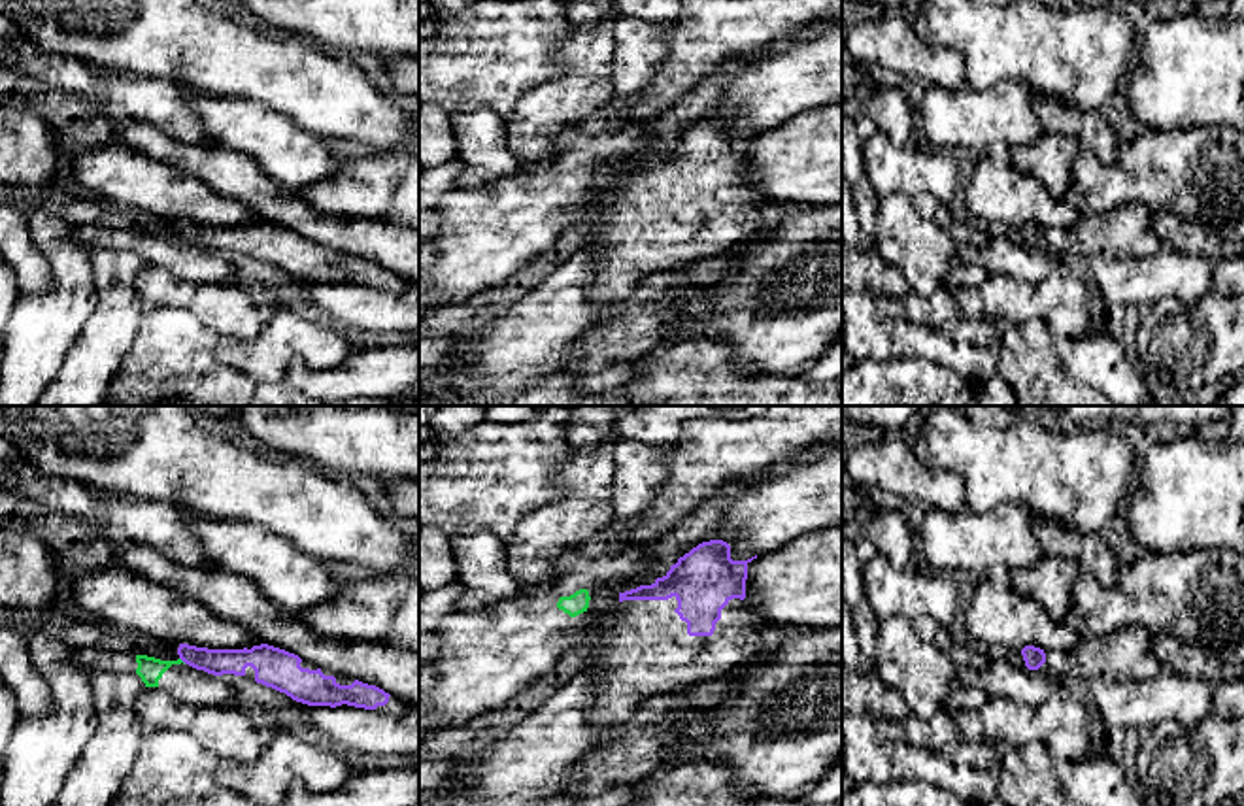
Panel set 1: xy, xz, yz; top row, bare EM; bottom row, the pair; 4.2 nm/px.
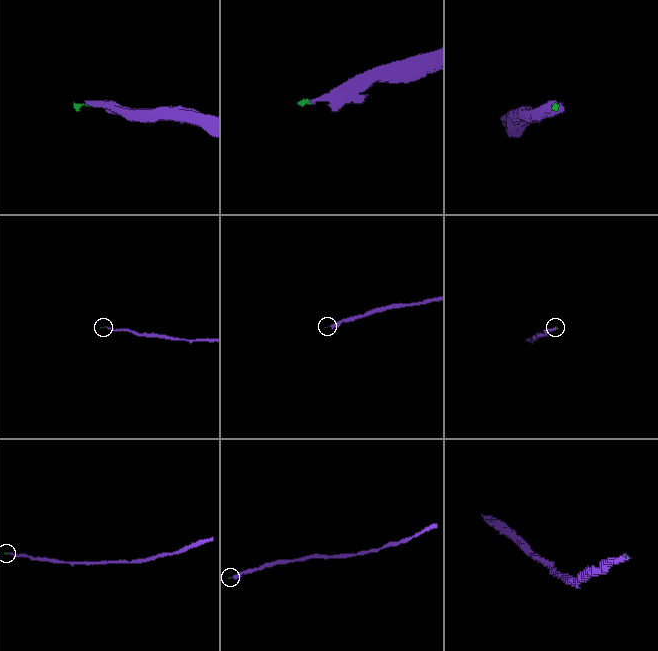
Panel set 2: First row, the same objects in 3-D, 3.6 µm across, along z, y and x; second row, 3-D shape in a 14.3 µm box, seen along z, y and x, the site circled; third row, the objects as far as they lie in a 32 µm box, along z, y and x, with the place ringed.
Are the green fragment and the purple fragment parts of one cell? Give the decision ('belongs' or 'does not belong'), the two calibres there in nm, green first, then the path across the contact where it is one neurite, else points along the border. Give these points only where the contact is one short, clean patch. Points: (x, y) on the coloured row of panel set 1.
does not belong | 110/110 nm | along xy (180, 657), (185, 663)

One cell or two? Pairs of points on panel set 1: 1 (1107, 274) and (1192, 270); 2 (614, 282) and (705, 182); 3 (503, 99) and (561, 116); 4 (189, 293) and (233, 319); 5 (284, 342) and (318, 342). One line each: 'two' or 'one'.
1: one
2: one
3: two
4: one
5: one

